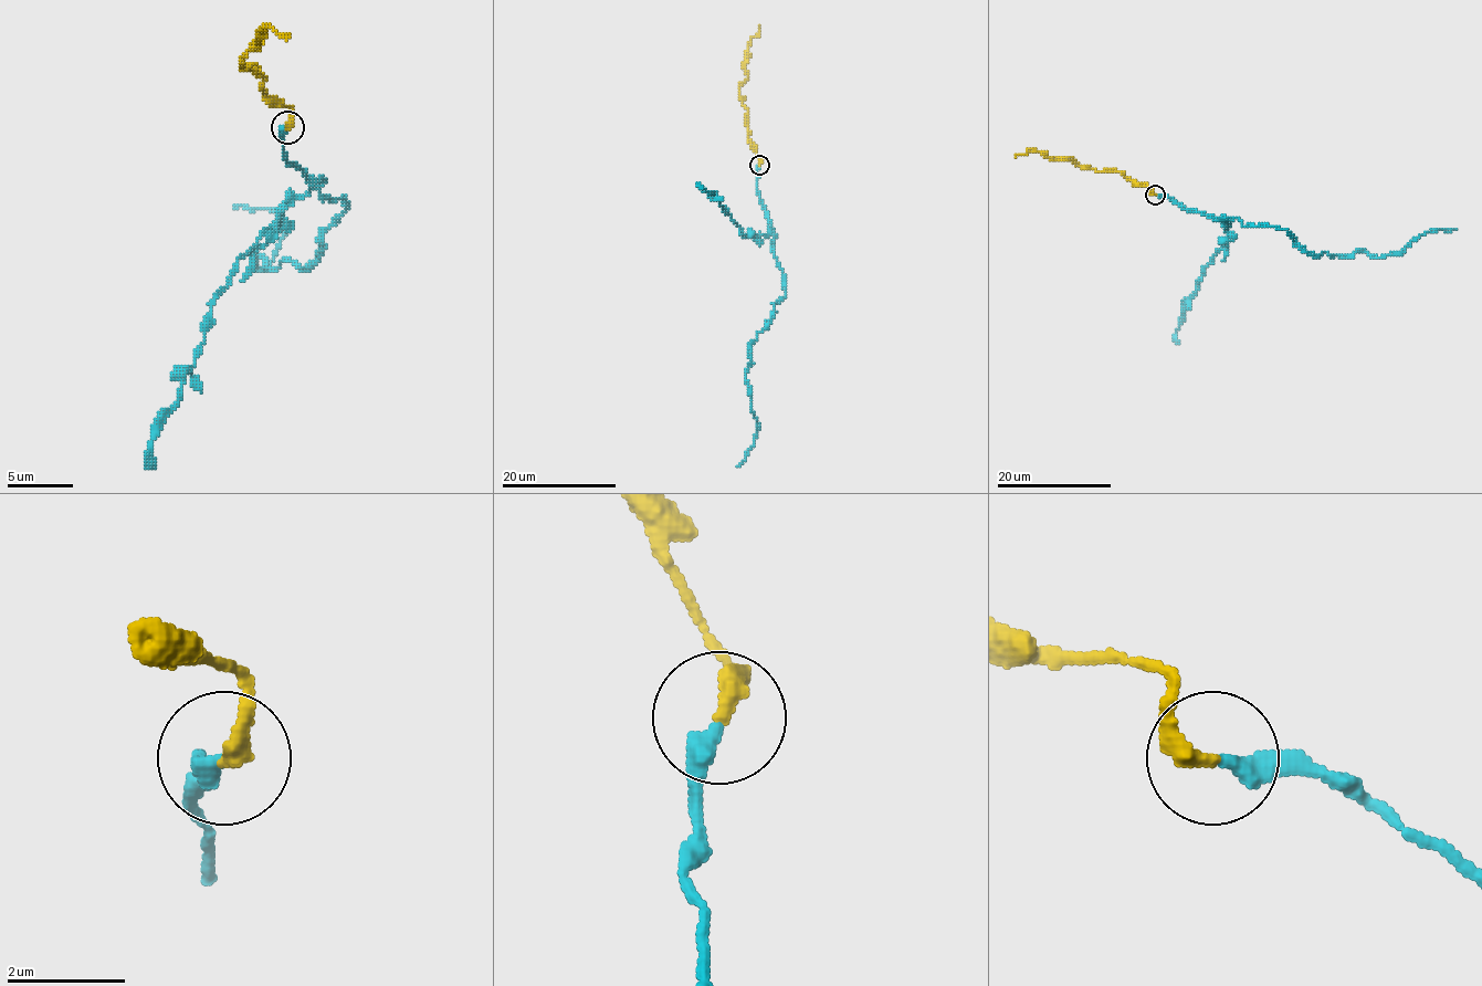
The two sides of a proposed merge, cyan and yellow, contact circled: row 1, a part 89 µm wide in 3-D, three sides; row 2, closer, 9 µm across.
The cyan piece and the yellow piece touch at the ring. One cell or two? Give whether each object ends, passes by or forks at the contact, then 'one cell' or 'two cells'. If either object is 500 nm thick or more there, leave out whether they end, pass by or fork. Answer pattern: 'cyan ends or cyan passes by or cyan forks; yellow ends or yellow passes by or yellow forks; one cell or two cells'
cyan ends; yellow ends; two cells

